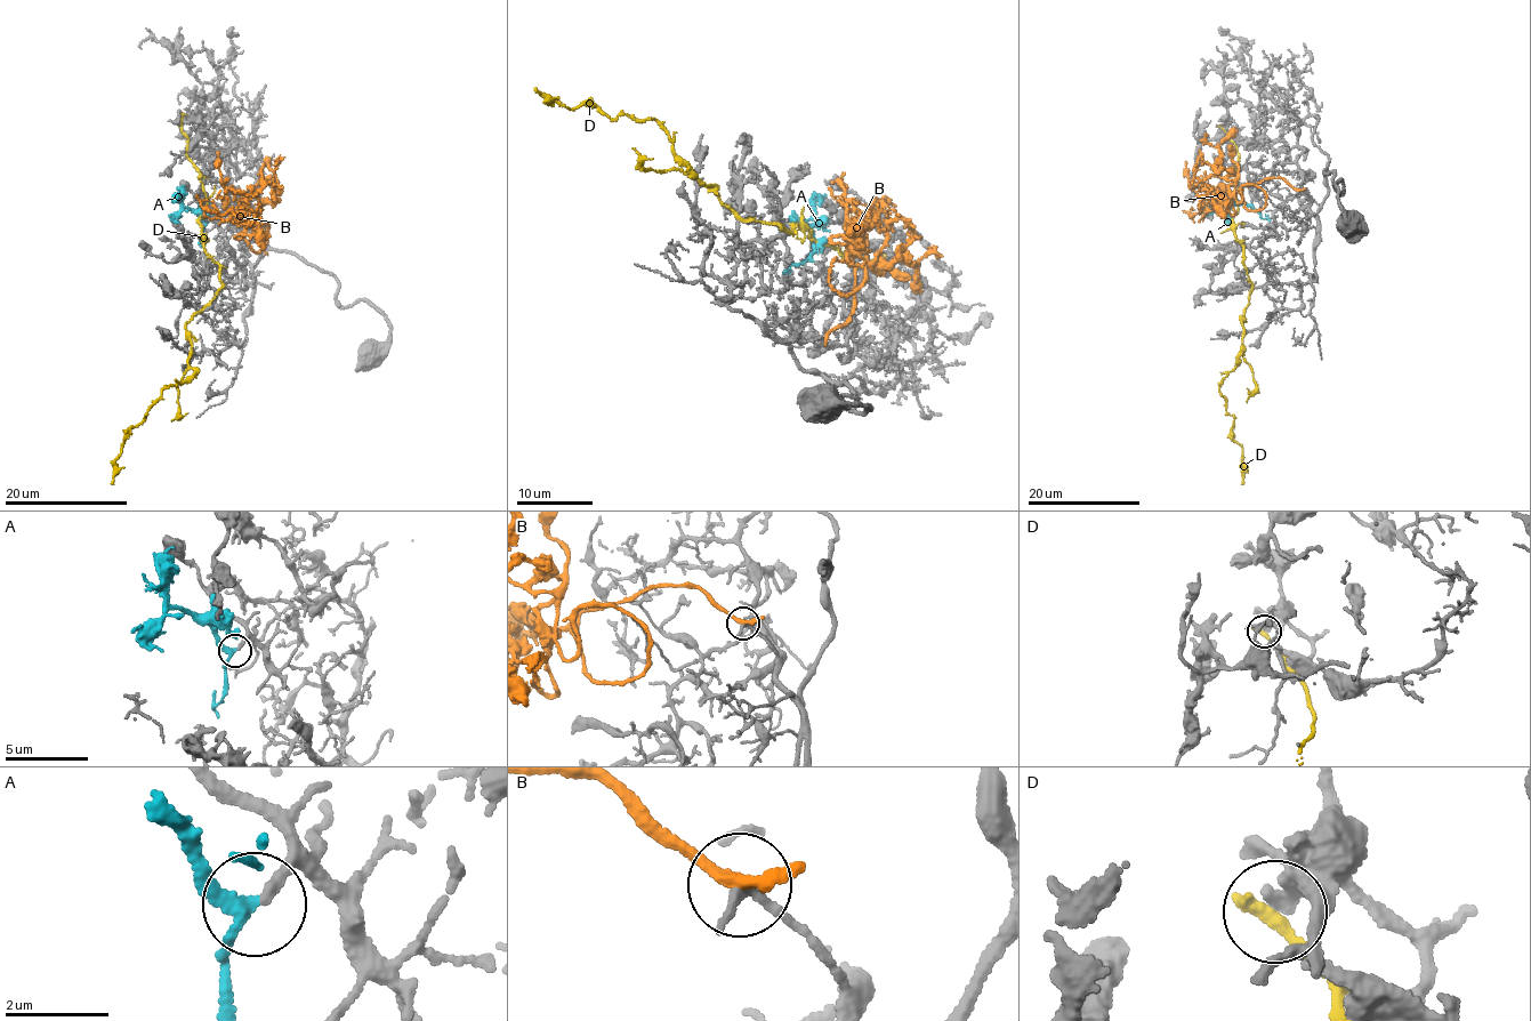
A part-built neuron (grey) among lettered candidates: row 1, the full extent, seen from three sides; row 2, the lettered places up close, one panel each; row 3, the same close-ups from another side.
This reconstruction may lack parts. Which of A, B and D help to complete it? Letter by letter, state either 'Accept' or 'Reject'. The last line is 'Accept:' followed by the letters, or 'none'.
A: Accept
B: Reject
D: Reject
Accept: A

